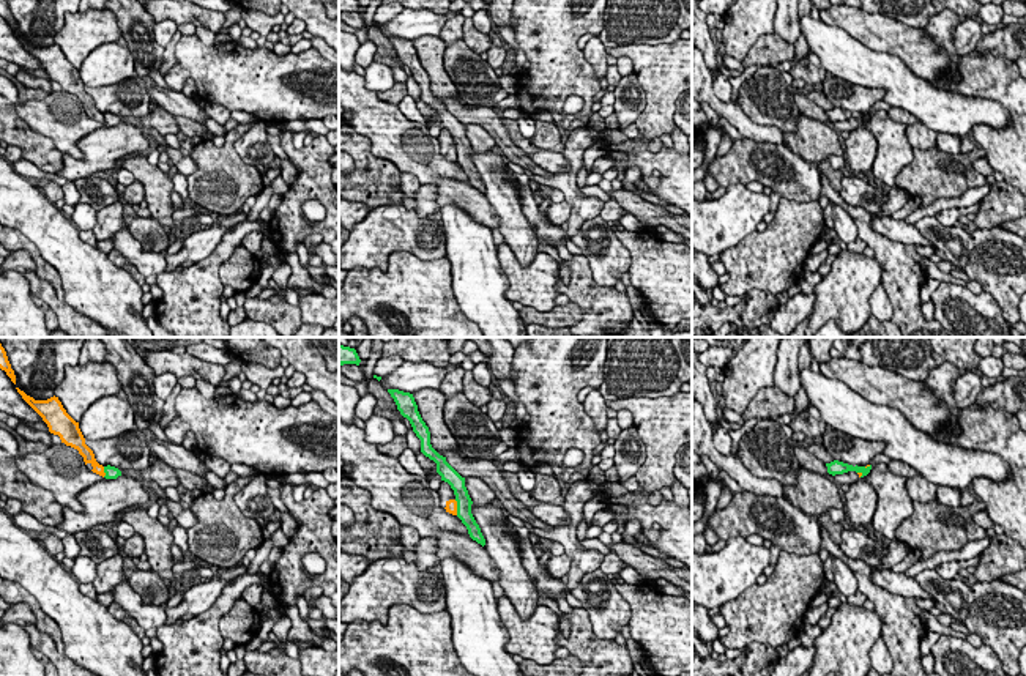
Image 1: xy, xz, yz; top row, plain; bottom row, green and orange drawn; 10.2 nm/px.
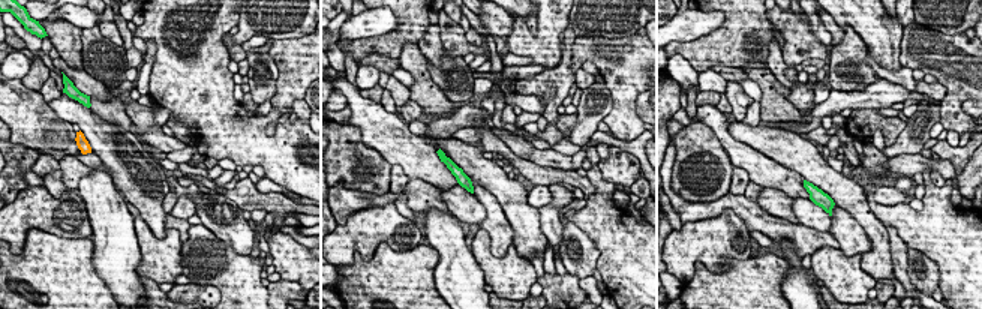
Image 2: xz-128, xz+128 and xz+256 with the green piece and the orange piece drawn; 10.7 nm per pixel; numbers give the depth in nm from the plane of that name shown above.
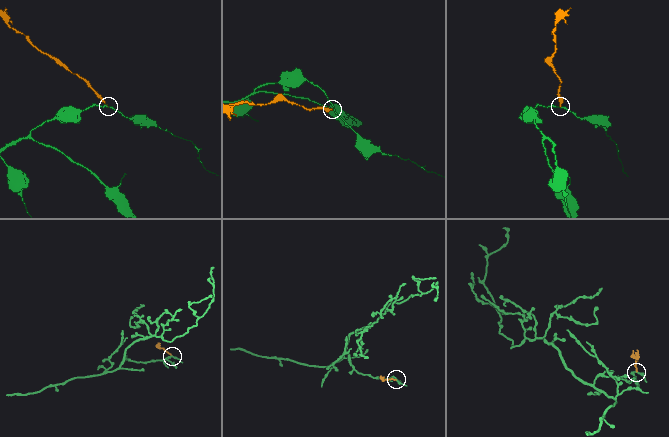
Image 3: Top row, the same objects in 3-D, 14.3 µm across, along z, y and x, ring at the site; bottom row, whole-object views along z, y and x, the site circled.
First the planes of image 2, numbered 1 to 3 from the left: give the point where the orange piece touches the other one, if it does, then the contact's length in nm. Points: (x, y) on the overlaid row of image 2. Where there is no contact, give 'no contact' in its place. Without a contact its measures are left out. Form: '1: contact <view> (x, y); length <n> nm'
1: no contact
2: no contact
3: no contact

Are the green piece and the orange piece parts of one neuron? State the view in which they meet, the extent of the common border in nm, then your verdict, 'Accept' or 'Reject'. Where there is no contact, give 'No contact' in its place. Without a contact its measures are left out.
Touches green in xz. Shared border 160 nm. Reject

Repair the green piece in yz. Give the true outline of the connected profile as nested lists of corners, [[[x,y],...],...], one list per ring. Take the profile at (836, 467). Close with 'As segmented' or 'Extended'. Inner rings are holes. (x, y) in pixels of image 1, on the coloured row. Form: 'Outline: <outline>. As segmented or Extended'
Outline: [[[834,460],[831,463],[826,463],[827,466],[827,473],[835,476],[835,474],[843,474],[843,473],[848,473],[848,471],[856,471],[856,473],[861,473],[864,476],[867,476],[872,470],[872,465],[870,466],[853,466],[853,465],[848,465],[848,463],[843,463],[843,462],[838,462],[838,460]]]. As segmented

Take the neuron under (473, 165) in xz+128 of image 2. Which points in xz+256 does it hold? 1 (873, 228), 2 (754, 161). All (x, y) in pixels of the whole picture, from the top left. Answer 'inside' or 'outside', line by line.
1: inside
2: outside

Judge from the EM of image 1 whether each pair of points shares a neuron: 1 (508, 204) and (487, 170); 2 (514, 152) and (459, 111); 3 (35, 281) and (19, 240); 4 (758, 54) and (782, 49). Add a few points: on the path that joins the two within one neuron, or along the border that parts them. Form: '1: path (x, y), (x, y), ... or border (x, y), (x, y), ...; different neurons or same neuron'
1: path (503, 196), (495, 178); same neuron
2: path (501, 137), (481, 115), (473, 115); same neuron
3: border (35, 273), (52, 286), (60, 300); different neurons
4: path (765, 54), (769, 49), (776, 49); same neuron

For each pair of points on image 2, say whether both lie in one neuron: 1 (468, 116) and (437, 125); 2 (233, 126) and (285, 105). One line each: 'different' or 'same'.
1: same
2: different

